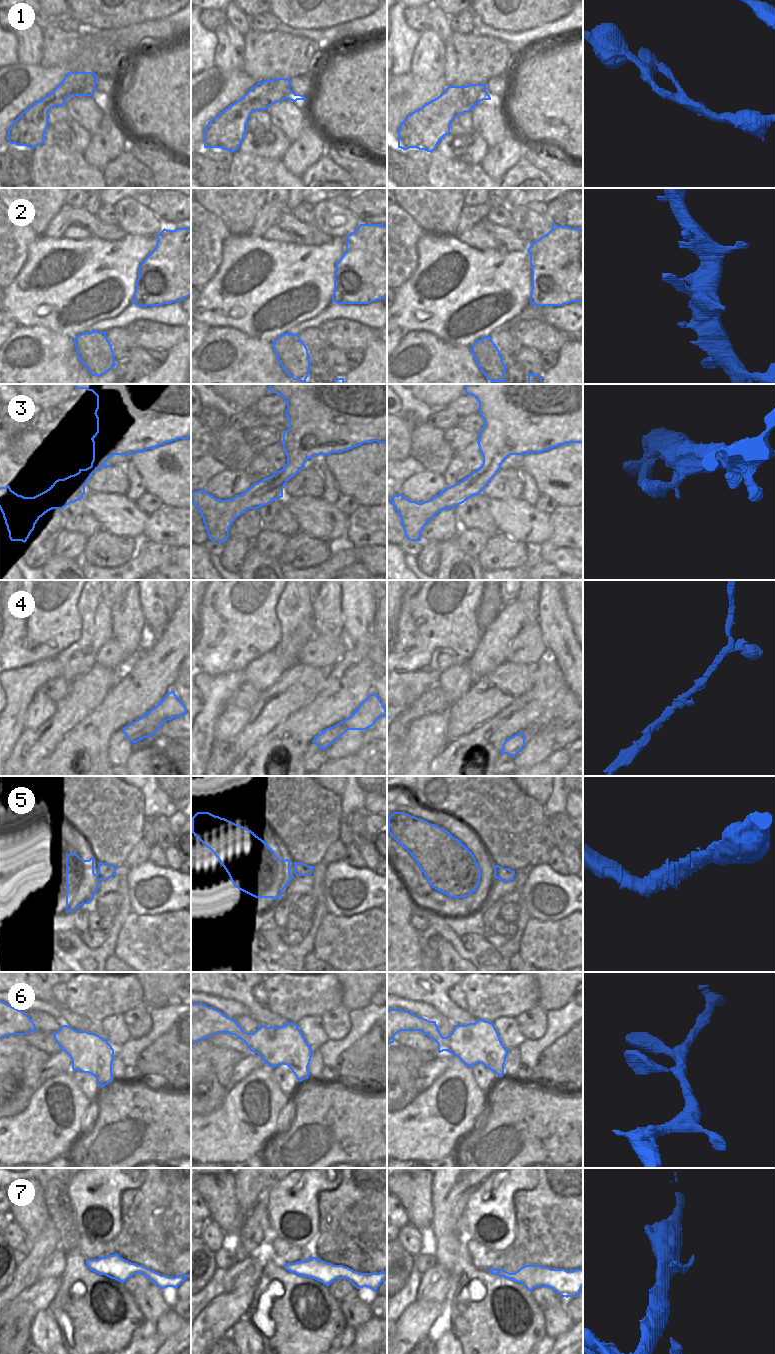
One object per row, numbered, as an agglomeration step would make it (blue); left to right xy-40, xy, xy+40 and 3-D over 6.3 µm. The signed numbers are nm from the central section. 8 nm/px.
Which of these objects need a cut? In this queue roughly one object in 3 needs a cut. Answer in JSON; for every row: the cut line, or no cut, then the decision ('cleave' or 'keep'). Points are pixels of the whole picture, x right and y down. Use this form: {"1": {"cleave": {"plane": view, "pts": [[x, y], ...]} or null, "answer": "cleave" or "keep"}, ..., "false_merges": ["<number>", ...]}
{"1": {"cleave": null, "answer": "keep"}, "2": {"cleave": null, "answer": "keep"}, "3": {"cleave": null, "answer": "keep"}, "4": {"cleave": null, "answer": "keep"}, "5": {"cleave": null, "answer": "keep"}, "6": {"cleave": null, "answer": "keep"}, "7": {"cleave": null, "answer": "keep"}, "false_merges": []}

